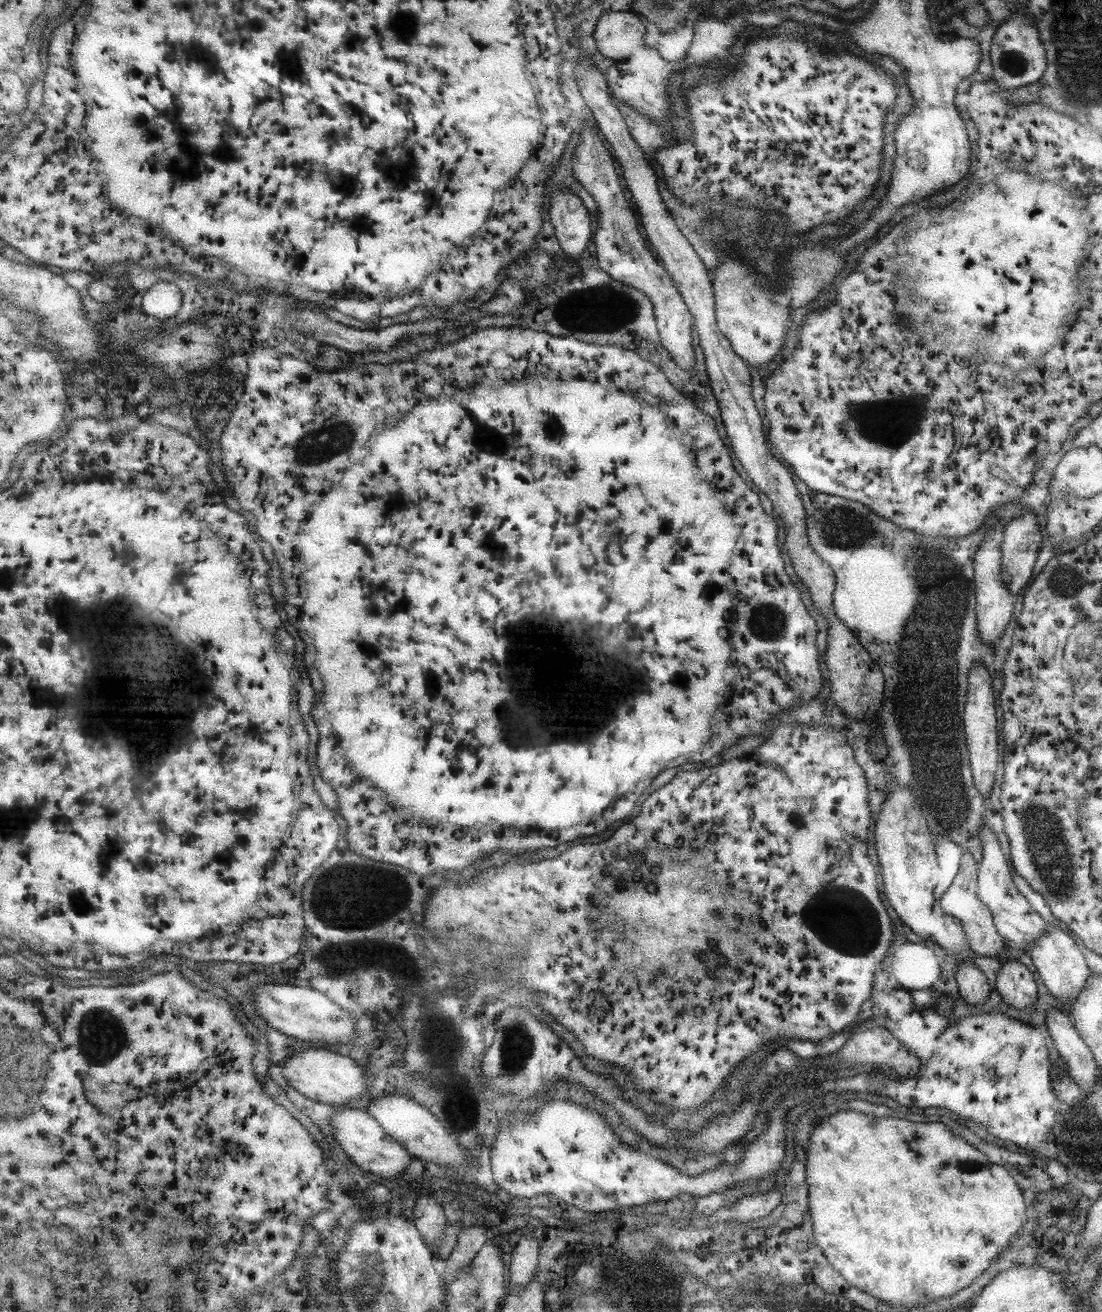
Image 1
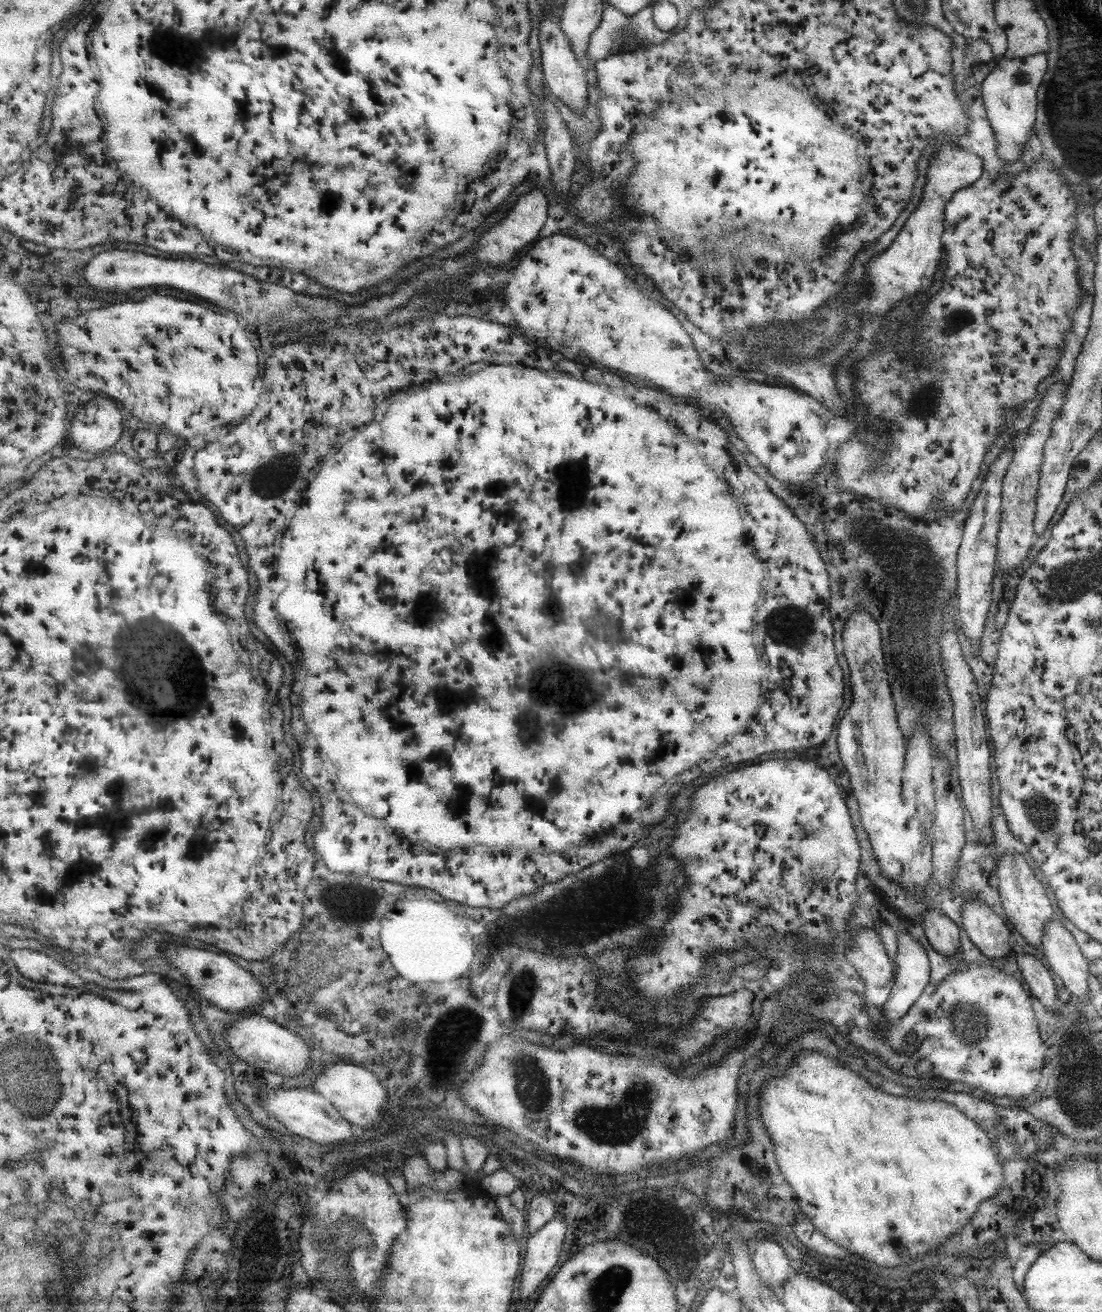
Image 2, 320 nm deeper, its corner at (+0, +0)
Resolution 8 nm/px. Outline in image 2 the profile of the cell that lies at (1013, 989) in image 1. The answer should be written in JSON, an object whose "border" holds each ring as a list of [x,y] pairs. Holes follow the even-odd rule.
{"border":[[[965,899],[961,907],[961,926],[980,954],[992,960],[1012,953],[1008,926],[981,899]]]}

